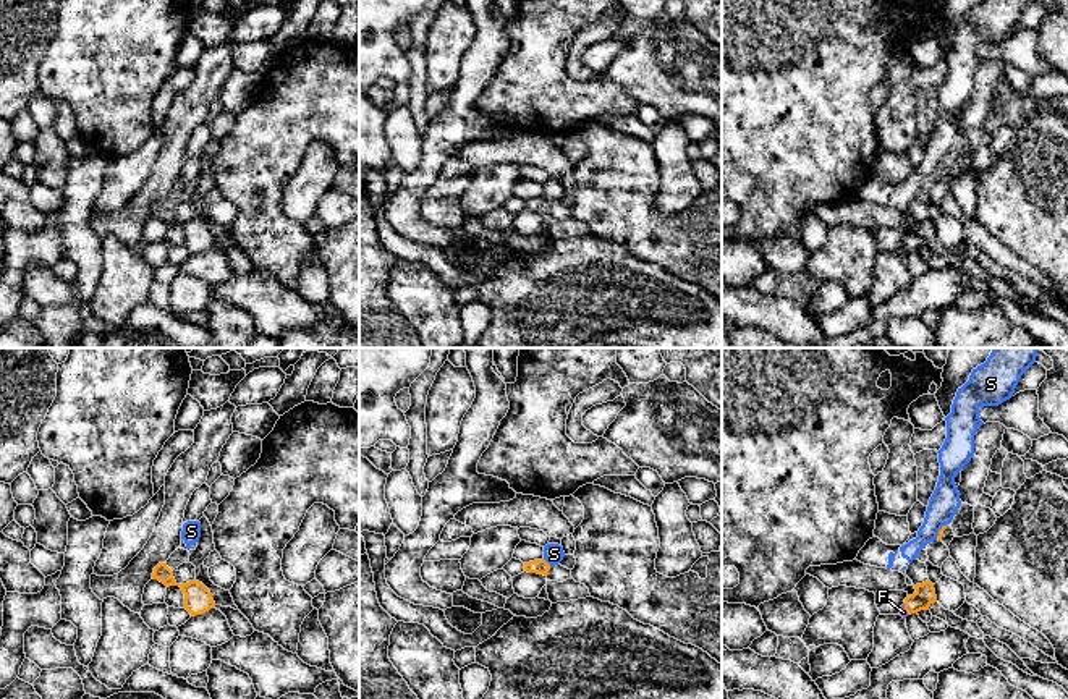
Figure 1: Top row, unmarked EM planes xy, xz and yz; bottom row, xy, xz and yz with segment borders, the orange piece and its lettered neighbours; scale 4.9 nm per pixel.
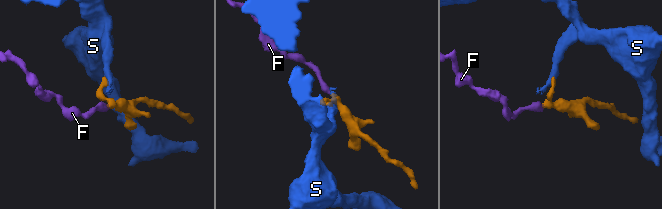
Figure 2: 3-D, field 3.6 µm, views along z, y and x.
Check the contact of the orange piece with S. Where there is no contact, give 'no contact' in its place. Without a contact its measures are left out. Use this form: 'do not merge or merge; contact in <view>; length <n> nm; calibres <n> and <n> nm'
do not merge; contact in xz; length 50 nm; calibres 80 and 100 nm

